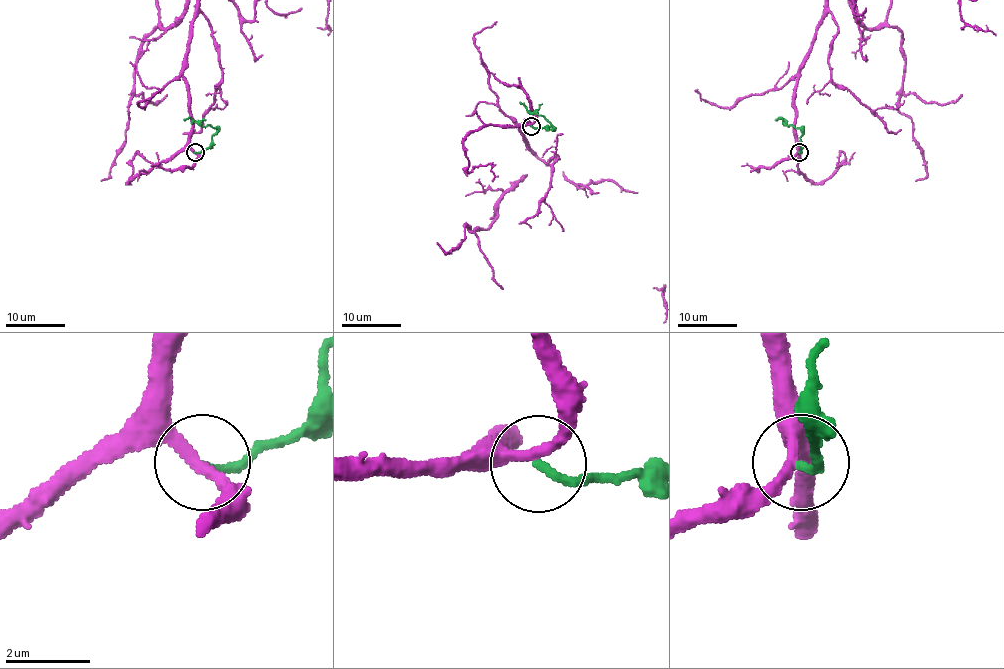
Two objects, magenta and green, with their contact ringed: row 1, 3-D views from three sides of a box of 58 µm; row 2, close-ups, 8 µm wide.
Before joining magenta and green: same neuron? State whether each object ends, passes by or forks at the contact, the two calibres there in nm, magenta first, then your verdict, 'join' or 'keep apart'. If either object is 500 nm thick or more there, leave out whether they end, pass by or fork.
magenta passes by; green ends; calibres 280 and 200 nm; keep apart

